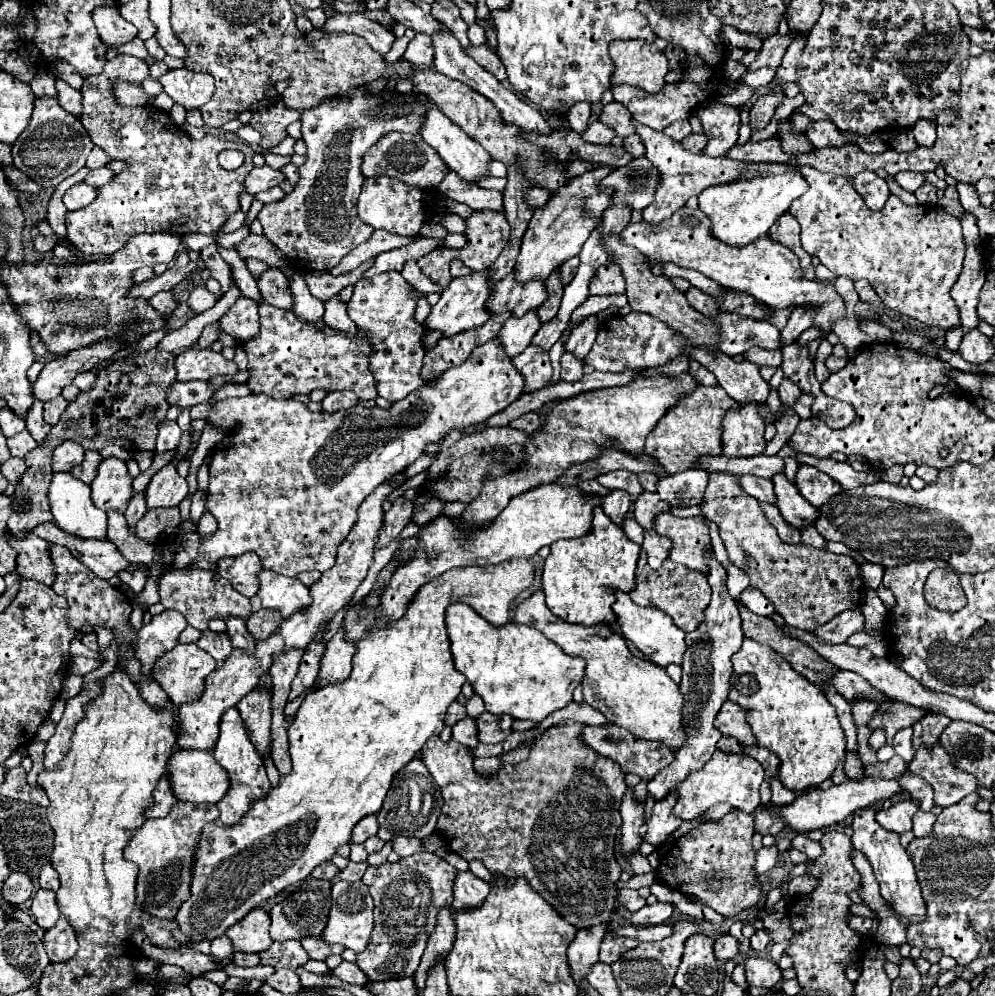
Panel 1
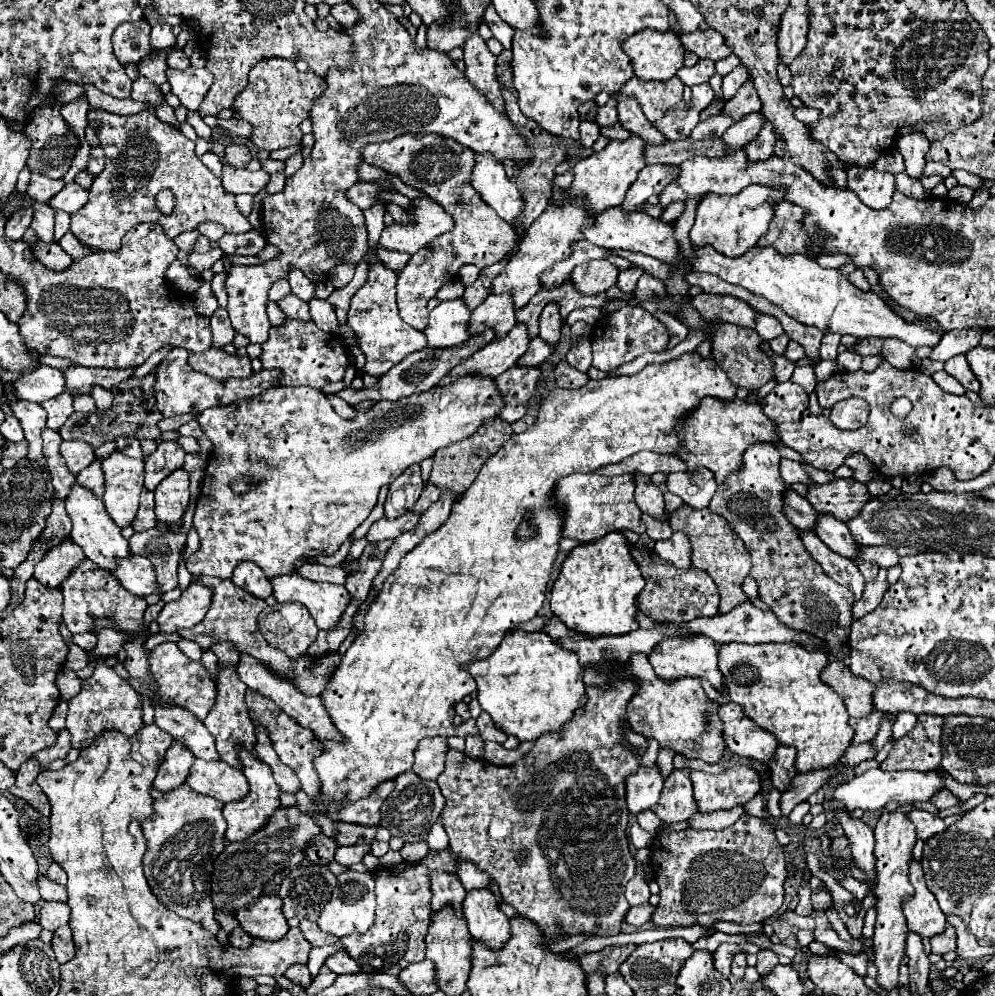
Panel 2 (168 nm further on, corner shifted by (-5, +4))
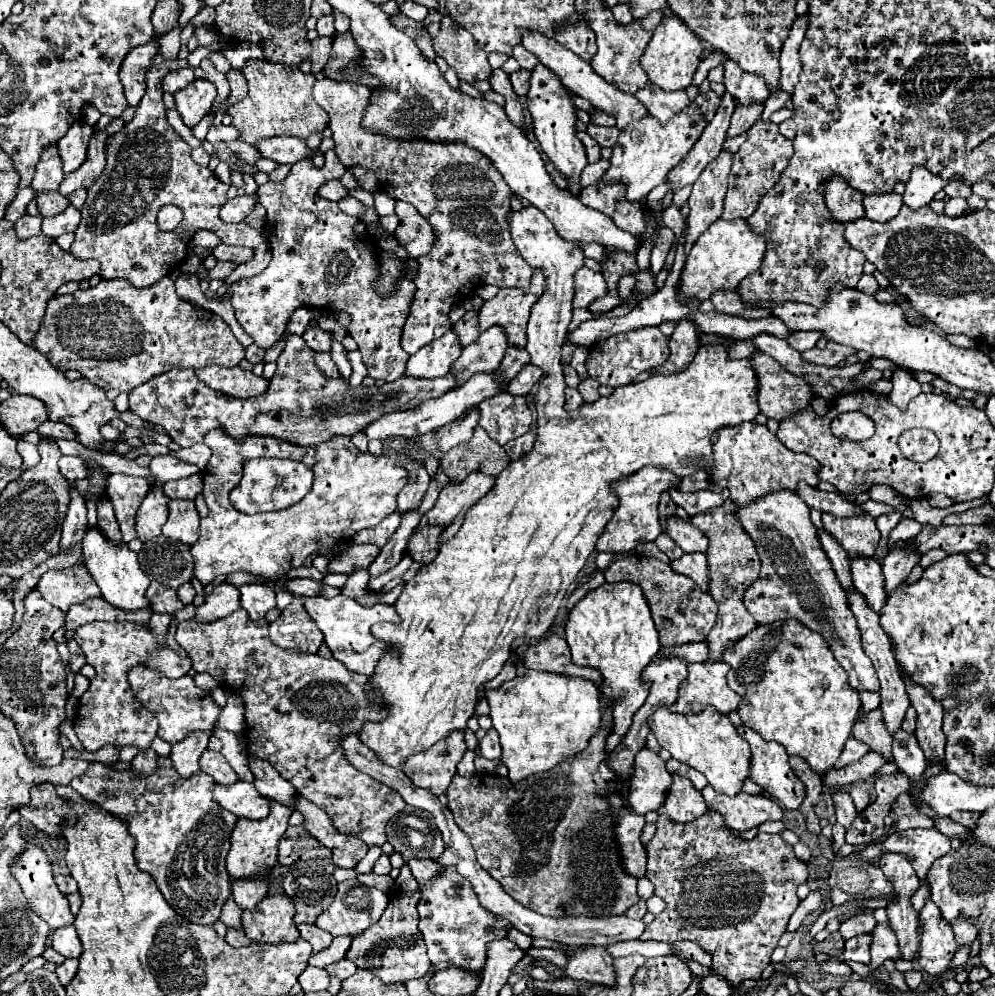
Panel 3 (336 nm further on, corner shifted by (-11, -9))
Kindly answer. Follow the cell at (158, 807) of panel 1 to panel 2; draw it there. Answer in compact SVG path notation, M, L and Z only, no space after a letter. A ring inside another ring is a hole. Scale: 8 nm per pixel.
M175 743L167 749L165 753L165 761L157 771L155 777L155 789L161 793L169 793L175 787L181 787L185 783L185 777L189 773L189 767L193 765L193 753L189 749L185 749L183 745Z

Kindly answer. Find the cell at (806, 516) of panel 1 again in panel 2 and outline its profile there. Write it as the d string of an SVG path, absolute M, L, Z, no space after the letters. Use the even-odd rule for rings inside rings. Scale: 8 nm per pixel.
M817 513L817 531L815 535L835 553L853 559L857 555L859 545L851 539L851 533L845 523L839 523L839 519L833 519L833 515L821 515Z

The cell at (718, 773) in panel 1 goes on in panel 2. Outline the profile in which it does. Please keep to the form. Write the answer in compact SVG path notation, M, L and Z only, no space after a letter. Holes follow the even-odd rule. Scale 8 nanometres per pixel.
M733 765L717 775L691 771L691 781L697 809L705 813L745 805L761 789L757 771L747 765Z

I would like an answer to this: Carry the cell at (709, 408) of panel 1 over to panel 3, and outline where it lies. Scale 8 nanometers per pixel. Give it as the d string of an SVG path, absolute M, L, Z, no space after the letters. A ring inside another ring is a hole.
M743 422L735 428L721 428L713 446L713 458L715 466L711 470L711 490L729 488L731 500L737 506L751 504L751 500L759 500L777 490L797 492L797 484L801 480L813 488L819 484L819 462L809 454L795 454L787 450L779 438L767 430L767 426L757 422Z

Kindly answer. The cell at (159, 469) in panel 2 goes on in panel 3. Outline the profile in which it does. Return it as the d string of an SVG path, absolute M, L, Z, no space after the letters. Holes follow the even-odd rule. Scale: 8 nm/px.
M189 476L183 480L173 480L165 482L163 490L169 498L181 498L181 500L195 500L203 492L203 480L201 476Z

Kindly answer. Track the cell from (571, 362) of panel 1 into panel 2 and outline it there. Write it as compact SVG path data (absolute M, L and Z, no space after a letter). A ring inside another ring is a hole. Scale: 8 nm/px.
M559 361L555 367L555 381L563 389L579 389L589 381L589 375L583 371L577 371L575 367L569 367L569 363Z

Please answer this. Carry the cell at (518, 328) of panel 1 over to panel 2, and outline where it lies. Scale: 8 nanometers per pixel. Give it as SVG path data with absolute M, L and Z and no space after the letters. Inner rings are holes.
M517 323L505 337L495 337L489 345L473 353L471 359L465 359L463 363L459 363L449 375L445 375L439 381L439 385L451 383L453 377L465 375L465 373L497 377L517 363L517 359L527 351L529 343L531 339L525 323Z

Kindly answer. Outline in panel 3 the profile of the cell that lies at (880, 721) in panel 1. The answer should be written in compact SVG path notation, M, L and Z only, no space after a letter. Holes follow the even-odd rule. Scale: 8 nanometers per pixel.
M849 738L847 744L845 744L845 748L843 748L843 752L841 752L841 756L839 756L839 760L835 762L835 768L843 768L843 766L847 766L847 764L853 764L853 762L857 762L861 756L865 756L867 752L869 752L869 750L867 750L867 744L861 744L859 740Z

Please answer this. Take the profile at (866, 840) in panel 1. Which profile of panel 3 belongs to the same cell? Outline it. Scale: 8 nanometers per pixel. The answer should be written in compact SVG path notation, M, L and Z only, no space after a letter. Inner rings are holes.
M927 902L921 910L921 952L919 966L935 978L945 976L951 968L953 954L957 952L957 940L953 936L951 924L939 916L939 908L933 902Z

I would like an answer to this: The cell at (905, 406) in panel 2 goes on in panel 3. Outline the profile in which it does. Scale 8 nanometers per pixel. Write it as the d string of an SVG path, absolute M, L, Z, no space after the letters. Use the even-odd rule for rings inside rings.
M897 368L893 372L893 390L889 394L891 404L895 404L897 408L905 411L907 404L921 394L921 384L913 378L913 374L909 370Z

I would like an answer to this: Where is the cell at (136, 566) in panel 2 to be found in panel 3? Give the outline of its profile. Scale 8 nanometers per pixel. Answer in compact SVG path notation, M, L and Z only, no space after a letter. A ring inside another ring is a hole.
M153 582L147 590L147 596L151 600L151 610L153 612L177 612L179 608L183 608L183 602L177 598L173 588L167 588L159 582Z

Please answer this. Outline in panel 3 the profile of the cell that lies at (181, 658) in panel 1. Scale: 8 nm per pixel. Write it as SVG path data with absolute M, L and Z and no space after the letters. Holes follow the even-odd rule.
M135 666L135 668L129 670L129 680L131 680L131 688L137 694L139 702L145 708L149 708L155 714L155 718L159 720L157 736L167 740L169 744L175 744L175 742L183 740L191 732L211 730L217 716L219 716L219 712L221 712L221 708L215 704L211 694L197 688L191 676L171 680L171 678L159 674L159 672L149 670L149 668Z

